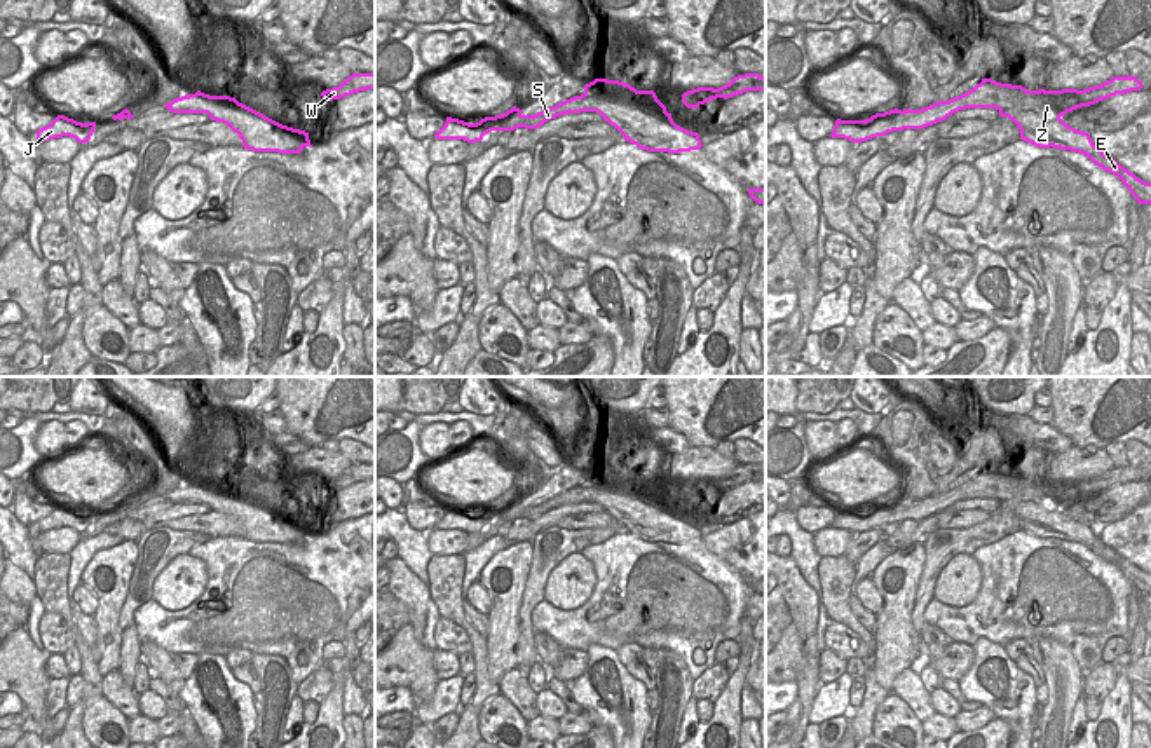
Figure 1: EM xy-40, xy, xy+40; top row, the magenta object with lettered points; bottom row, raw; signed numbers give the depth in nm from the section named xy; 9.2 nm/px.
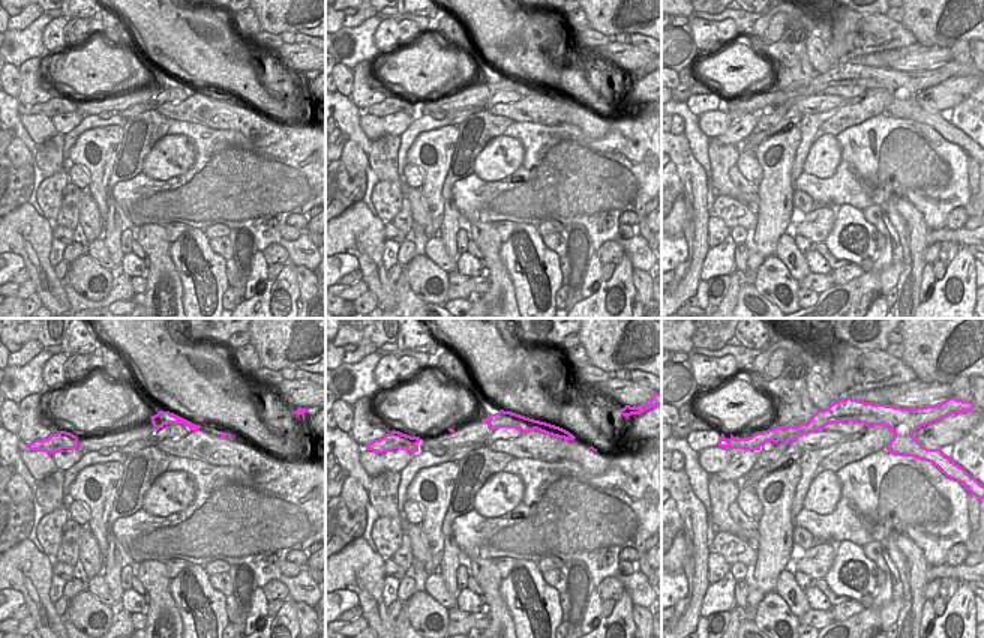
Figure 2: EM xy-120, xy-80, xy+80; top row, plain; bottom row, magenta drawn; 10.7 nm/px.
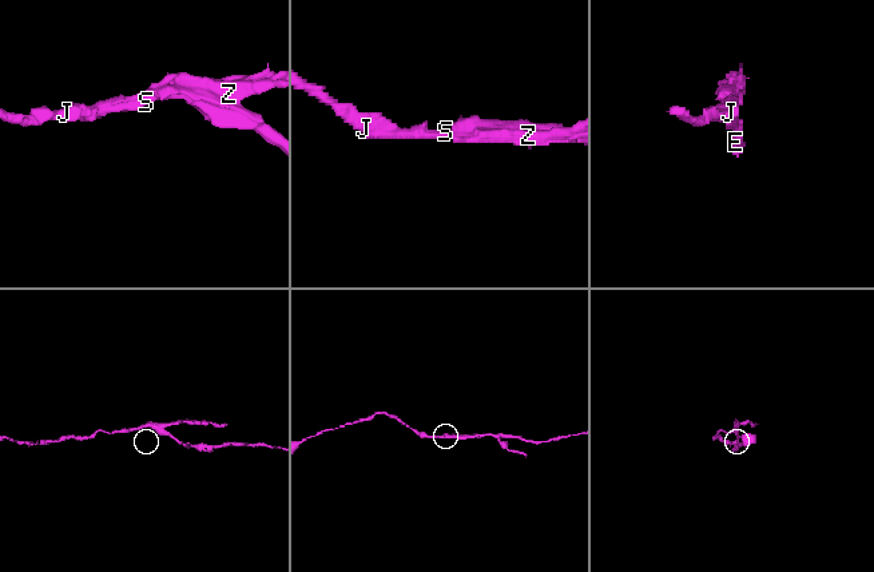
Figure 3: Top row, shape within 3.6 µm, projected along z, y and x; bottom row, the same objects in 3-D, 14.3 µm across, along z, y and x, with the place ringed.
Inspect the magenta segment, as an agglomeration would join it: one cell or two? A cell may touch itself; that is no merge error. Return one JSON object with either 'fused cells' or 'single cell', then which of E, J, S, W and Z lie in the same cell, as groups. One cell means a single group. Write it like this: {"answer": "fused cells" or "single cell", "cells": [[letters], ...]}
{"answer": "fused cells", "cells": [["E"], ["J", "S", "W", "Z"]]}

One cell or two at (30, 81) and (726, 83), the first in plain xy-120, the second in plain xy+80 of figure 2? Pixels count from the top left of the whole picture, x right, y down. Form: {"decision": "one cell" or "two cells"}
{"decision": "two cells"}

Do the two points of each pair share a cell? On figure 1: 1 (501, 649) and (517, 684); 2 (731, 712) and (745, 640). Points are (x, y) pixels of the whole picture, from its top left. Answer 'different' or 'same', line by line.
1: different
2: same

